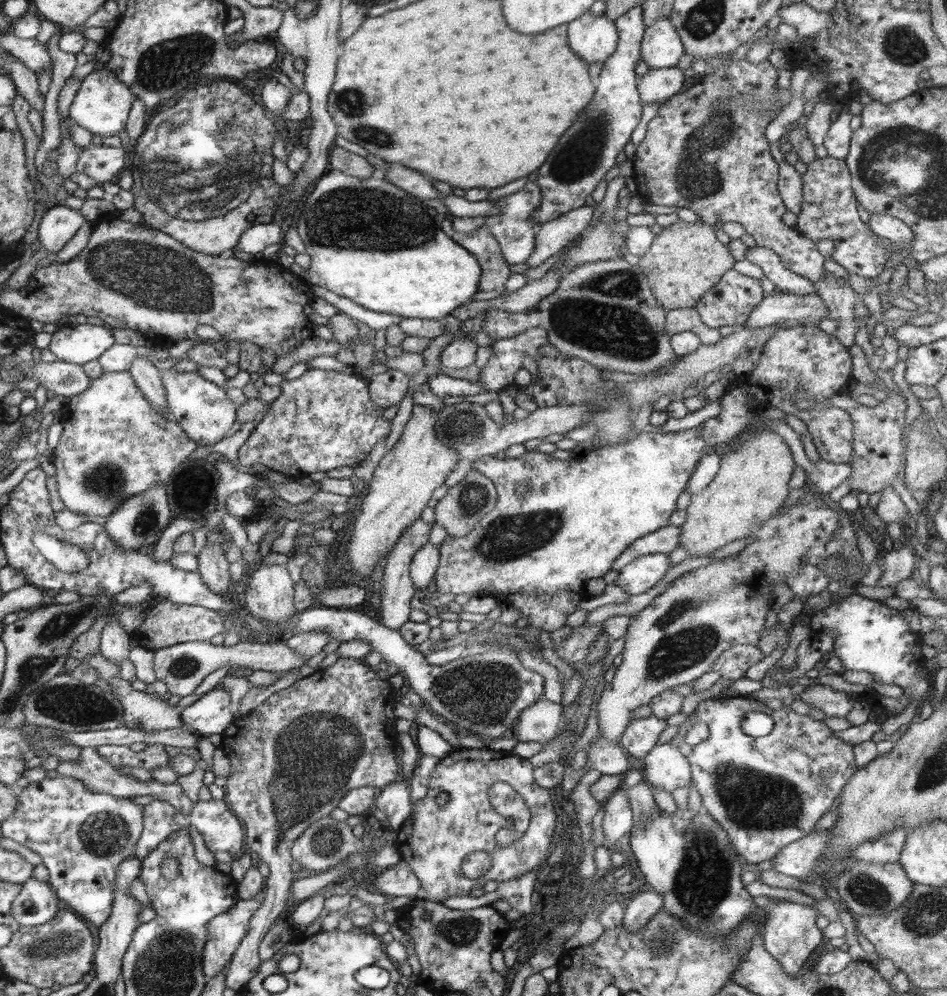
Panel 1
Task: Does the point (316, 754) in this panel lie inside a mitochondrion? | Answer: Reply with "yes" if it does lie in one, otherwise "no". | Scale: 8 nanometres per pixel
yes

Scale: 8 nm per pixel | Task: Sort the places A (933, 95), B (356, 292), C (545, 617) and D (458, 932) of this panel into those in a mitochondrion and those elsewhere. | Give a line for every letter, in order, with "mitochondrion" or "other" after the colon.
A: other
B: other
C: other
D: mitochondrion

